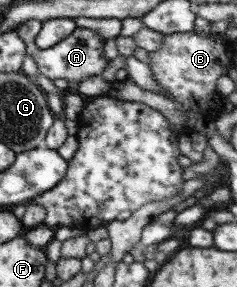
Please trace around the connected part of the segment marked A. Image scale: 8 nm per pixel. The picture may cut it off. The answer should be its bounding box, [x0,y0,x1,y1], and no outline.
[17,20,109,86]

